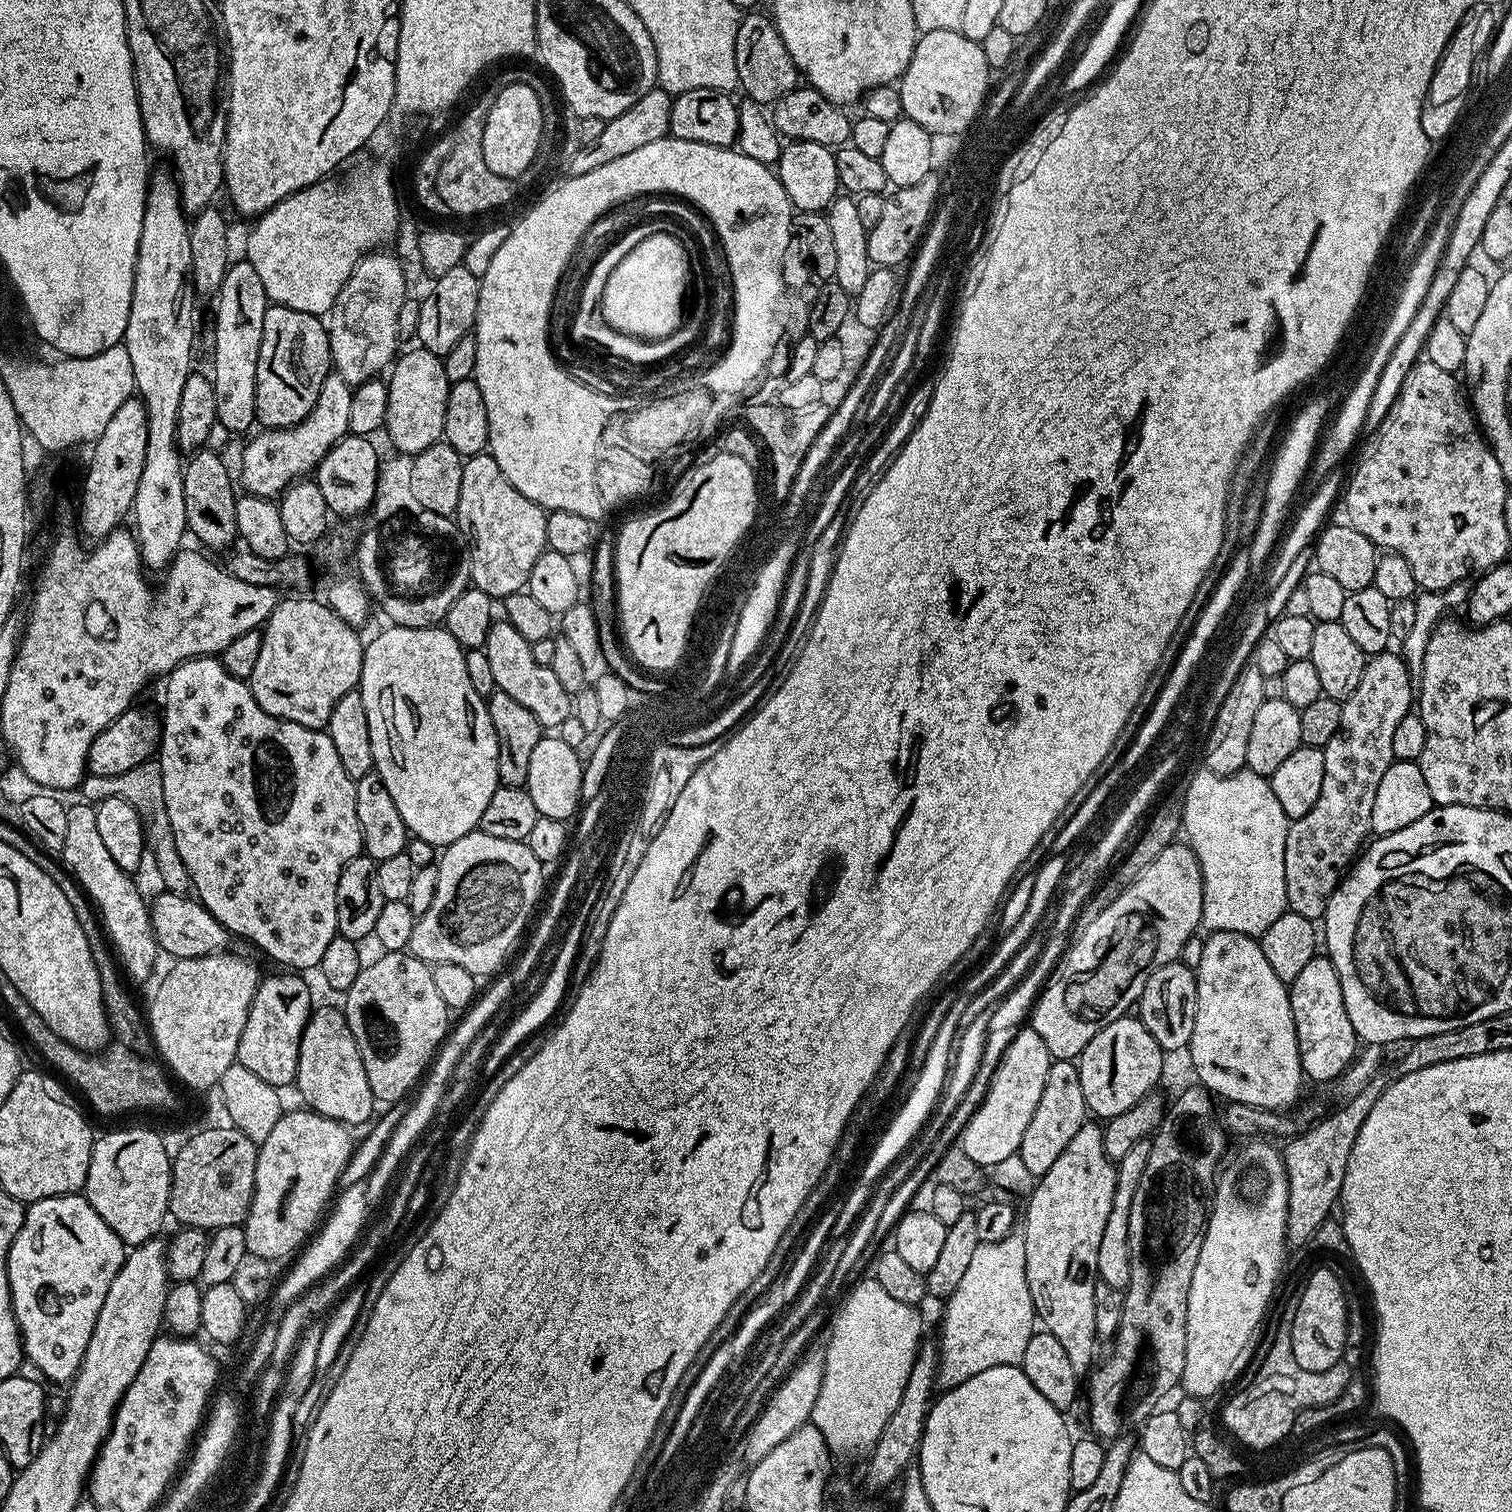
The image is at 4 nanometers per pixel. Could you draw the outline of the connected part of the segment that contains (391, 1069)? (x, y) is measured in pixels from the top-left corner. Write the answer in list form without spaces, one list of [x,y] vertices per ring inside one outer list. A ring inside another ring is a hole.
[[[405,950],[384,952],[373,964],[365,963],[358,978],[354,978],[343,997],[342,1011],[354,1034],[358,1050],[362,1054],[362,1066],[366,1066],[366,1078],[370,1078],[370,1090],[377,1101],[385,1100],[391,1106],[403,1100],[421,1083],[426,1069],[433,1063],[437,1051],[450,1031],[448,1016],[450,1009],[442,1002],[438,989],[434,986],[432,968],[423,960]]]

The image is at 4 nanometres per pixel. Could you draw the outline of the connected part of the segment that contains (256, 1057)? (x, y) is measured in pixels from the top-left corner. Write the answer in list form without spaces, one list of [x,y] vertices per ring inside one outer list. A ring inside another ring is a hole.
[[[284,974],[288,976],[268,976],[261,979],[260,985],[250,1006],[250,1014],[246,1018],[246,1026],[242,1026],[242,1038],[238,1038],[238,1050],[236,1058],[239,1067],[250,1070],[250,1074],[258,1074],[262,1082],[271,1084],[277,1090],[284,1090],[284,1087],[291,1085],[296,1078],[298,1070],[298,1050],[302,1042],[304,1028],[308,1025],[314,1011],[312,1004],[312,988],[303,980],[300,974]]]

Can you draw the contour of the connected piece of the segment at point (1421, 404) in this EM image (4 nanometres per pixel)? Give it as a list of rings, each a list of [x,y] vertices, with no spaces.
[[[1427,358],[1417,360],[1406,374],[1394,406],[1382,418],[1378,430],[1367,437],[1356,469],[1350,472],[1342,492],[1347,523],[1358,534],[1366,534],[1377,549],[1401,556],[1410,566],[1410,574],[1414,574],[1417,589],[1426,592],[1452,590],[1471,572],[1487,572],[1509,555],[1504,511],[1510,484],[1502,474],[1500,459],[1478,427],[1461,381],[1456,379],[1453,373],[1434,366]]]

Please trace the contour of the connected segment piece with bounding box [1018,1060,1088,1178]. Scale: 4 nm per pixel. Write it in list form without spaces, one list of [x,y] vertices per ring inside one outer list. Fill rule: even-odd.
[[[1069,1060],[1053,1061],[1037,1109],[1034,1110],[1020,1143],[1018,1154],[1029,1168],[1030,1174],[1037,1178],[1044,1176],[1087,1120],[1088,1111],[1085,1106],[1085,1095],[1082,1093],[1079,1067]]]

